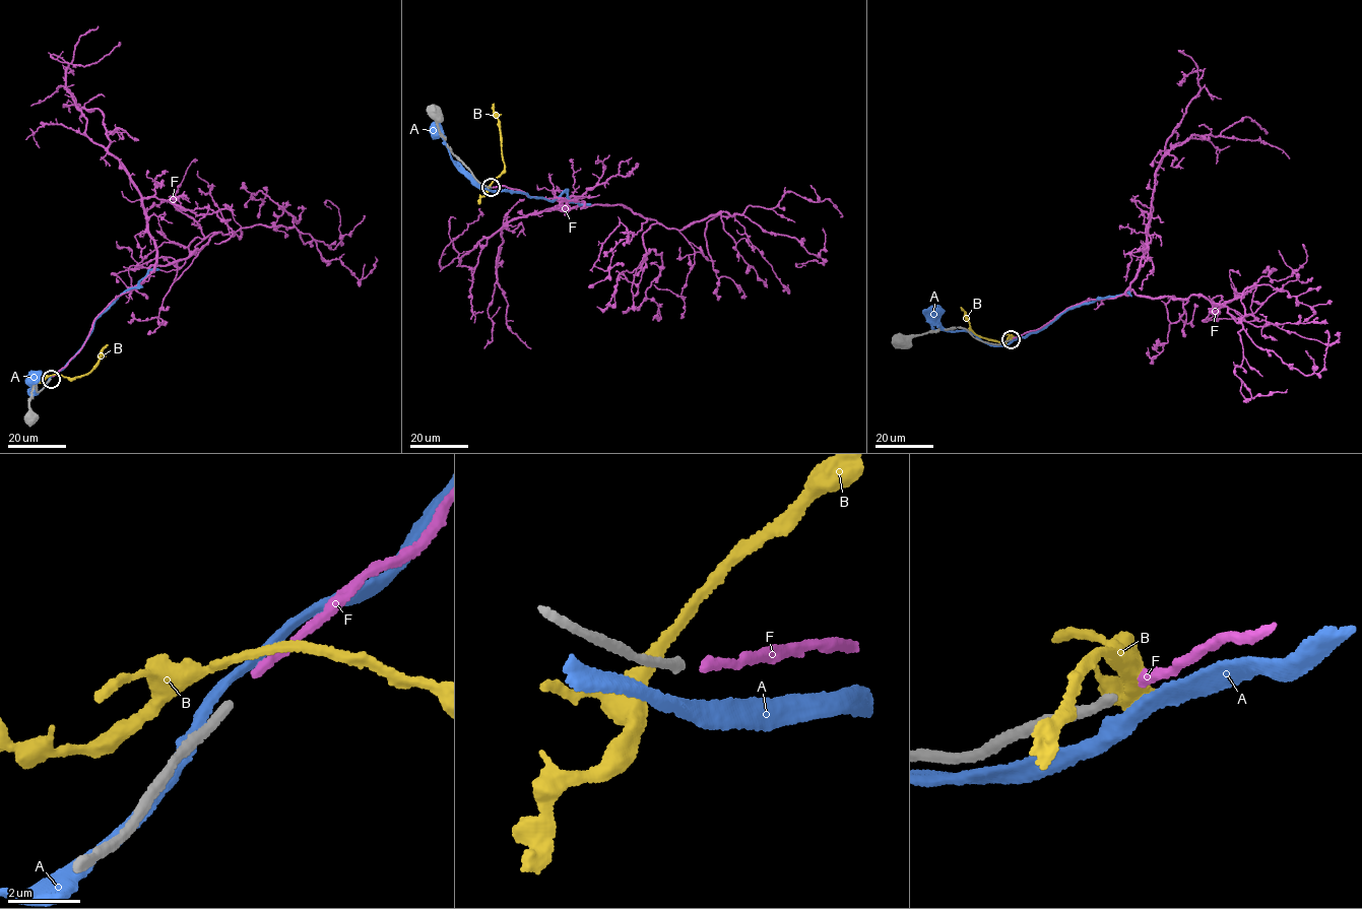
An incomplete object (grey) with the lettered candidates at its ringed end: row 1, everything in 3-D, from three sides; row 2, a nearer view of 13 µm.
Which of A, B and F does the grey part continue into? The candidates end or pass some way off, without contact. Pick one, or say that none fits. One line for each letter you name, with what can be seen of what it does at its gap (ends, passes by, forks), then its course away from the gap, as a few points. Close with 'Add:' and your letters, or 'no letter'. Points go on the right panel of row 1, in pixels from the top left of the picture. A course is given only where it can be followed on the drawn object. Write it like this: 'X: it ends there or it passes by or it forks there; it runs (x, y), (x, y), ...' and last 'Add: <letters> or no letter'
F: it ends there; it runs (1013, 338), (1068, 308), (1132, 289), (1224, 305), (1251, 341), (1306, 375), (1320, 371), (1327, 331), (1330, 340)
Add: F

